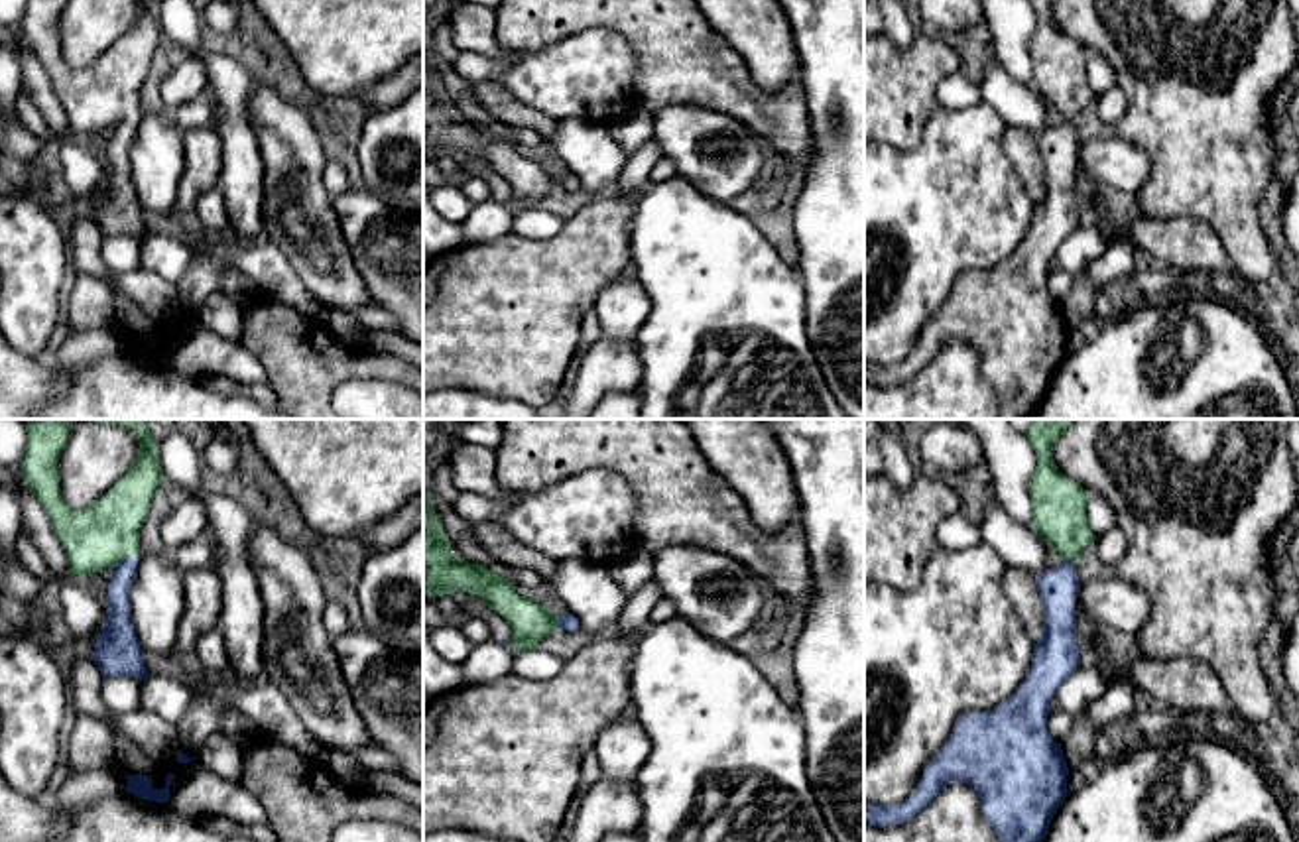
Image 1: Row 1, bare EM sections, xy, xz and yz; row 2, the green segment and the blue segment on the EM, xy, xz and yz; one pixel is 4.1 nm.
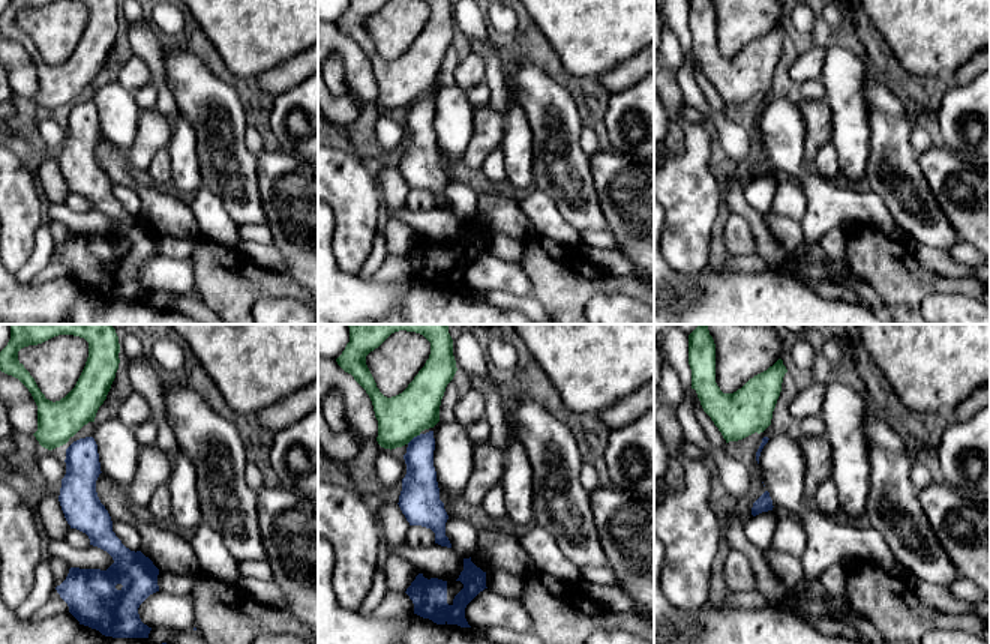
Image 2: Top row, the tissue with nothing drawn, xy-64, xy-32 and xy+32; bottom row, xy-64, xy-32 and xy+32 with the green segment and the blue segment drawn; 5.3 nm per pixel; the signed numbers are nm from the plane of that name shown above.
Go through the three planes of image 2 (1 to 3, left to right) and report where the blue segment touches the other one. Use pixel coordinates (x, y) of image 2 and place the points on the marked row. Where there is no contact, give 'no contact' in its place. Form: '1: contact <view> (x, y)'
1: no contact
2: contact xy-32 (413, 437)
3: no contact

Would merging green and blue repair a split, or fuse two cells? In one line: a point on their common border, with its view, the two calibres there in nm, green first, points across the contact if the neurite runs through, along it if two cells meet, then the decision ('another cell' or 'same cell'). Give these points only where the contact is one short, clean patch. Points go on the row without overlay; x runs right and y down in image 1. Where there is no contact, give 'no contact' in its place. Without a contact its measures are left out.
xy (124, 117) | 260/110 nm | across xy (97, 97), (105, 97), (124, 117), (119, 178) | same cell

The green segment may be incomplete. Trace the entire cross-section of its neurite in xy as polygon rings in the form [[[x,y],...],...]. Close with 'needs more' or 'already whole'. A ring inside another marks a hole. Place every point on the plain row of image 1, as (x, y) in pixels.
[[[28,0],[22,33],[65,110],[69,136],[114,128],[106,151],[106,181],[96,197],[93,220],[102,236],[144,240],[150,232],[132,183],[130,150],[138,130],[140,90],[154,51],[165,41],[157,2],[140,0],[140,16],[132,30],[85,69],[71,69],[61,55],[57,18],[65,4],[67,0]]]; needs more

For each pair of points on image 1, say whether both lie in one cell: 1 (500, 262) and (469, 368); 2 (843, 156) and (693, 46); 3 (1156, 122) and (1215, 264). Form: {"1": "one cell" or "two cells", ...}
{"1": "one cell", "2": "two cells", "3": "two cells"}

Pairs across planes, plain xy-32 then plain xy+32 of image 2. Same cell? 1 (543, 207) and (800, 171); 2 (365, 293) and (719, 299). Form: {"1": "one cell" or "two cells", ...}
{"1": "one cell", "2": "two cells"}

